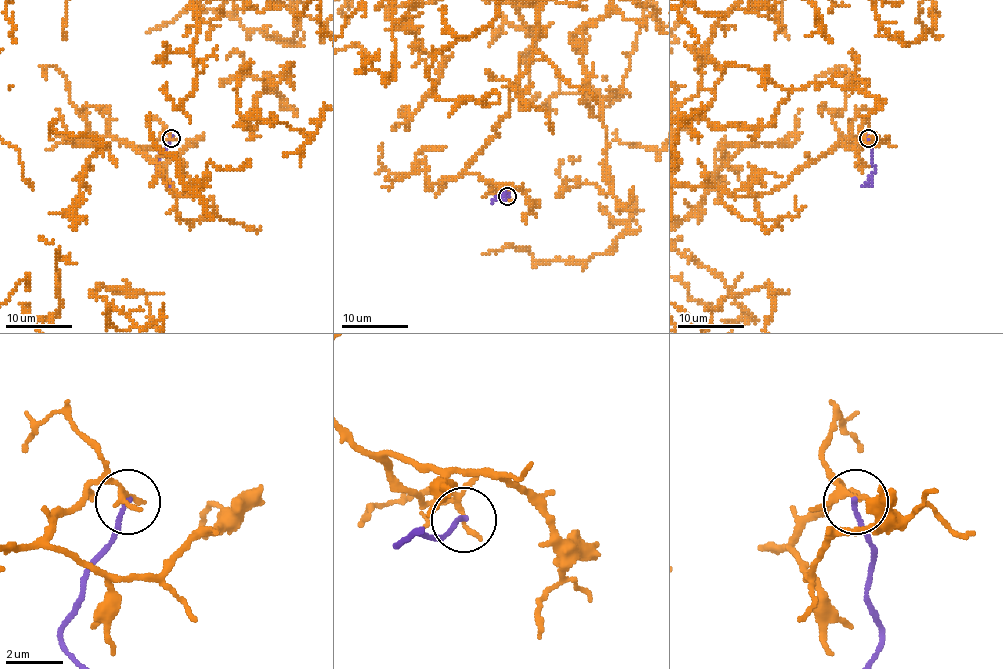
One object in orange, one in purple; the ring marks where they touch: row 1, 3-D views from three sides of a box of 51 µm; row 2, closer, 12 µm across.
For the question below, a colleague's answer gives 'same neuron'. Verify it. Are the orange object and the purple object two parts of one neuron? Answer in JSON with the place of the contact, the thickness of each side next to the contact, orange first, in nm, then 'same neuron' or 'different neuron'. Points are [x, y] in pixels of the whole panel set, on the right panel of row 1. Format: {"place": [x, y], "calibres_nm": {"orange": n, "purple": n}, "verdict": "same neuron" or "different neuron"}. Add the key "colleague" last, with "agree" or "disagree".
{"place": [868, 138], "calibres_nm": {"orange": 180, "purple": 160}, "verdict": "different neuron", "colleague": "disagree"}

